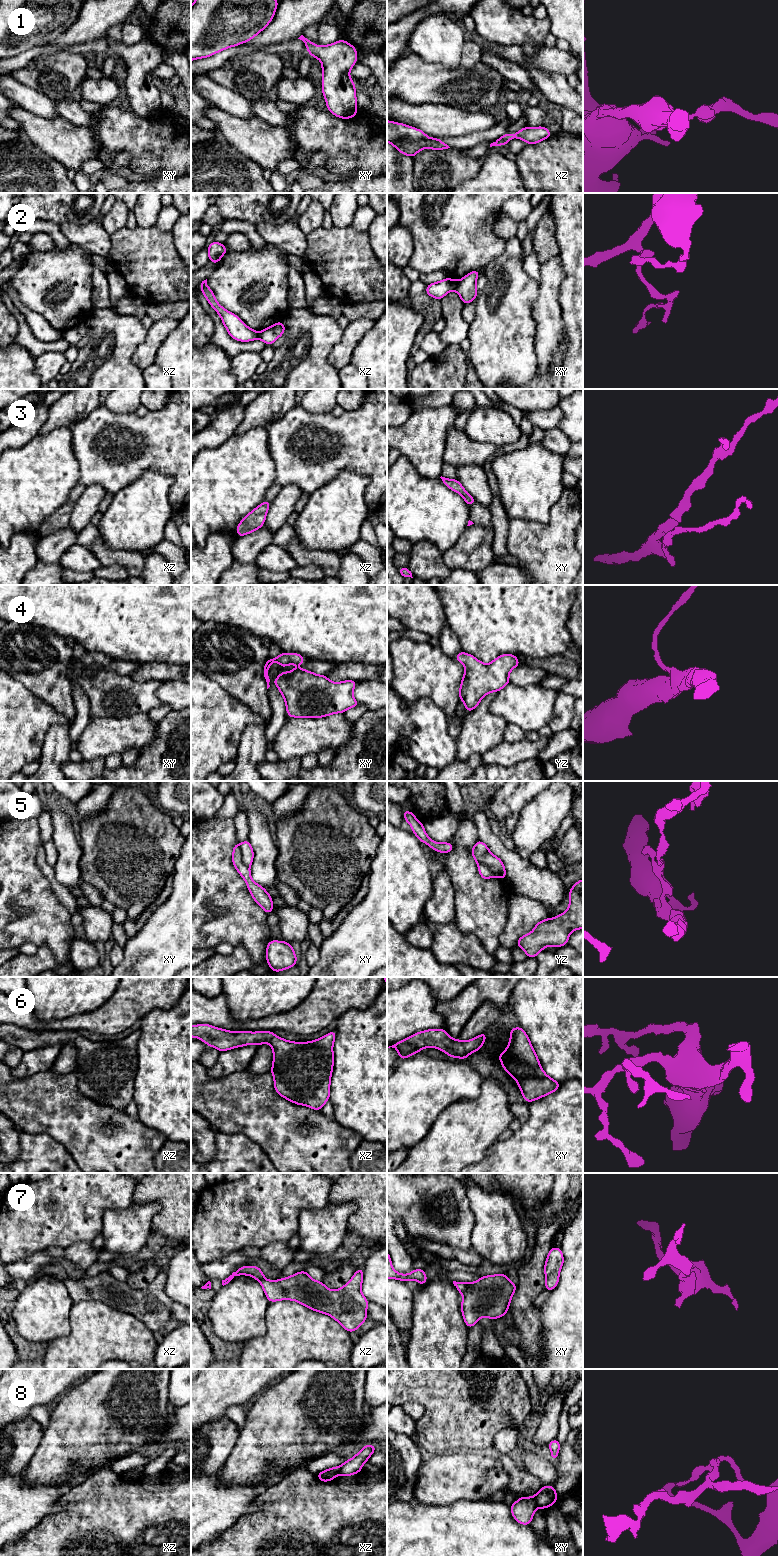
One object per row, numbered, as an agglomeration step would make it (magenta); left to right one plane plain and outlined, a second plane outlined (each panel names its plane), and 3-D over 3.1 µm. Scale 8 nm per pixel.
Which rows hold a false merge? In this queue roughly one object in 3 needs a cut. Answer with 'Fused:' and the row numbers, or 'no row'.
Fused: 2, 5, 8

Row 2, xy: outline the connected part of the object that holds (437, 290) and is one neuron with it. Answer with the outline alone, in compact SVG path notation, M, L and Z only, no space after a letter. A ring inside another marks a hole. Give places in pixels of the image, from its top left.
M445 278L439 282L428 284L425 293L435 299L441 300L447 293L456 290L456 287L456 280Z

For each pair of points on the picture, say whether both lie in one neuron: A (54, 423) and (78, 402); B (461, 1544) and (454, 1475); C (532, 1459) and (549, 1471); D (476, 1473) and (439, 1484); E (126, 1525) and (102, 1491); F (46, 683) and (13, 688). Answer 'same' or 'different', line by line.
A: same
B: different
C: same
D: same
E: same
F: different

